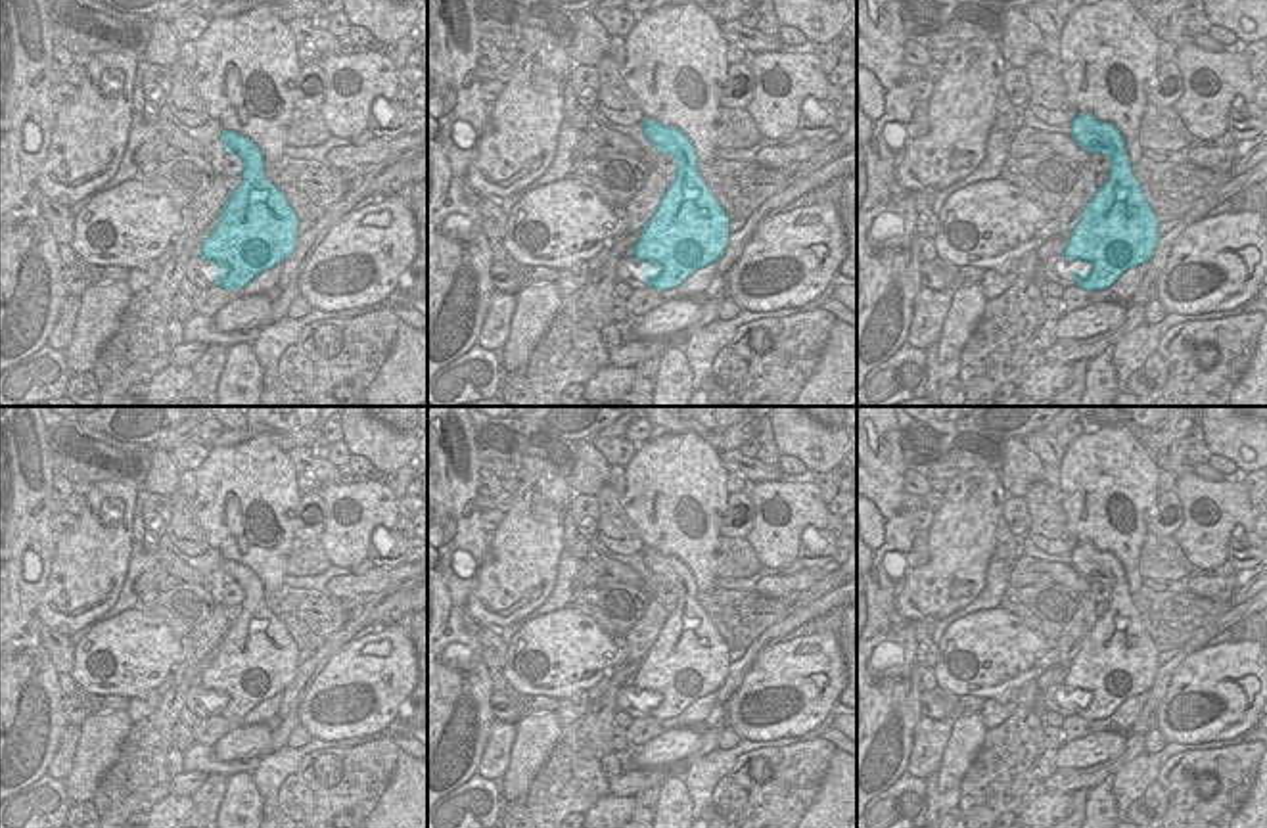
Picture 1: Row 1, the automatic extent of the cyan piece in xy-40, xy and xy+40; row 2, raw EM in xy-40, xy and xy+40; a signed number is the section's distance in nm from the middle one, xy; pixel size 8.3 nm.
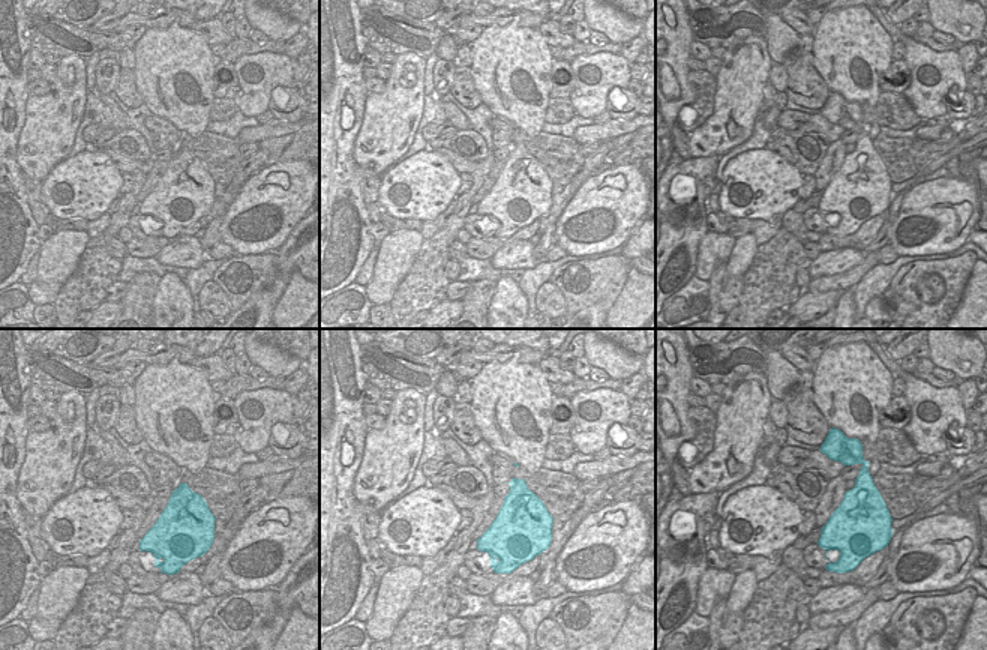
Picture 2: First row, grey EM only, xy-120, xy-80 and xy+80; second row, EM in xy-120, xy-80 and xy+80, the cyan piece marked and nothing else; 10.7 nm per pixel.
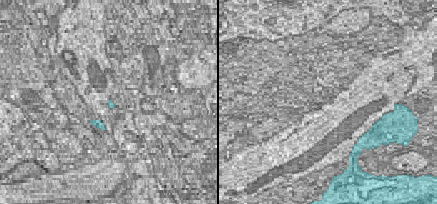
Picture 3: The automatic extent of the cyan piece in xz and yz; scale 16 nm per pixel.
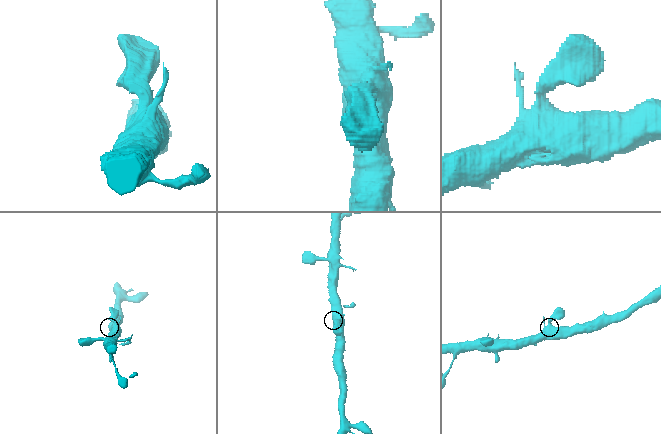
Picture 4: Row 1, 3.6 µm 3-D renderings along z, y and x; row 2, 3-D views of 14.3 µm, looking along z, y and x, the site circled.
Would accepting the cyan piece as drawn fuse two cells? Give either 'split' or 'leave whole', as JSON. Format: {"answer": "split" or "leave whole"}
{"answer": "leave whole"}

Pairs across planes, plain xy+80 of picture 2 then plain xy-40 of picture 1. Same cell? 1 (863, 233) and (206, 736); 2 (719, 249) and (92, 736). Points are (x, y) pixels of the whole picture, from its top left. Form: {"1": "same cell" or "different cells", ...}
{"1": "same cell", "2": "different cells"}

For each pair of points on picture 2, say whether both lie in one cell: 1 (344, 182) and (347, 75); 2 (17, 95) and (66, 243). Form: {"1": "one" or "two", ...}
{"1": "one", "2": "two"}

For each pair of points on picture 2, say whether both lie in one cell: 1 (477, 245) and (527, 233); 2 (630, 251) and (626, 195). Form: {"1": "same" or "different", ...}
{"1": "same", "2": "different"}

